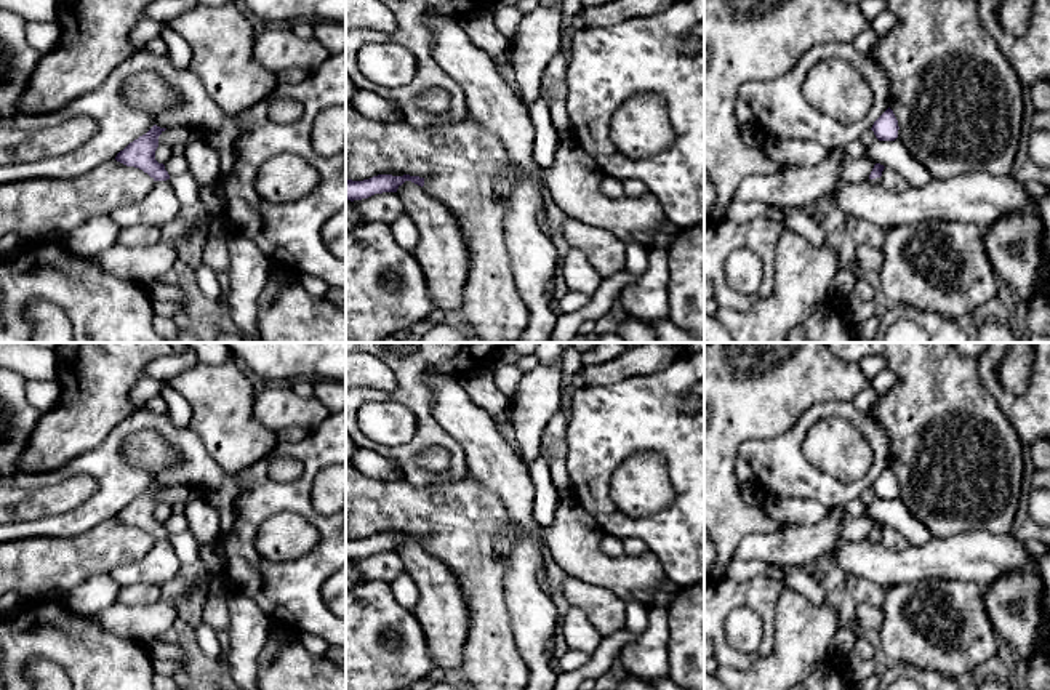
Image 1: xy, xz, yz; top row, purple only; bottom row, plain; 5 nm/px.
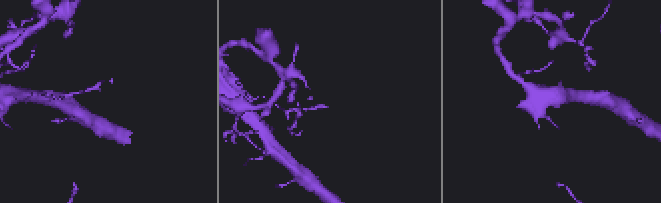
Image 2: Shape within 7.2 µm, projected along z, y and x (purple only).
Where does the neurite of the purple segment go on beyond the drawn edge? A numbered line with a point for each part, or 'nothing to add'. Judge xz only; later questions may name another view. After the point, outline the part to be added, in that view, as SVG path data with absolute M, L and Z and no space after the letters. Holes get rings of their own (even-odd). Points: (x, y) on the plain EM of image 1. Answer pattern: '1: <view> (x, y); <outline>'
nothing to add

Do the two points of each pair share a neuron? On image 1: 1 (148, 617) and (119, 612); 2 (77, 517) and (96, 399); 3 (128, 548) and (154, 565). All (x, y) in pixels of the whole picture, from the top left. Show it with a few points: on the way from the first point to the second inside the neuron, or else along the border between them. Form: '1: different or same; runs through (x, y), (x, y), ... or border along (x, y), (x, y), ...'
1: same; runs through (141, 617), (125, 617)
2: different; border along (117, 426), (98, 445), (55, 468)
3: different; border along (156, 540), (141, 557), (119, 564), (109, 572)

